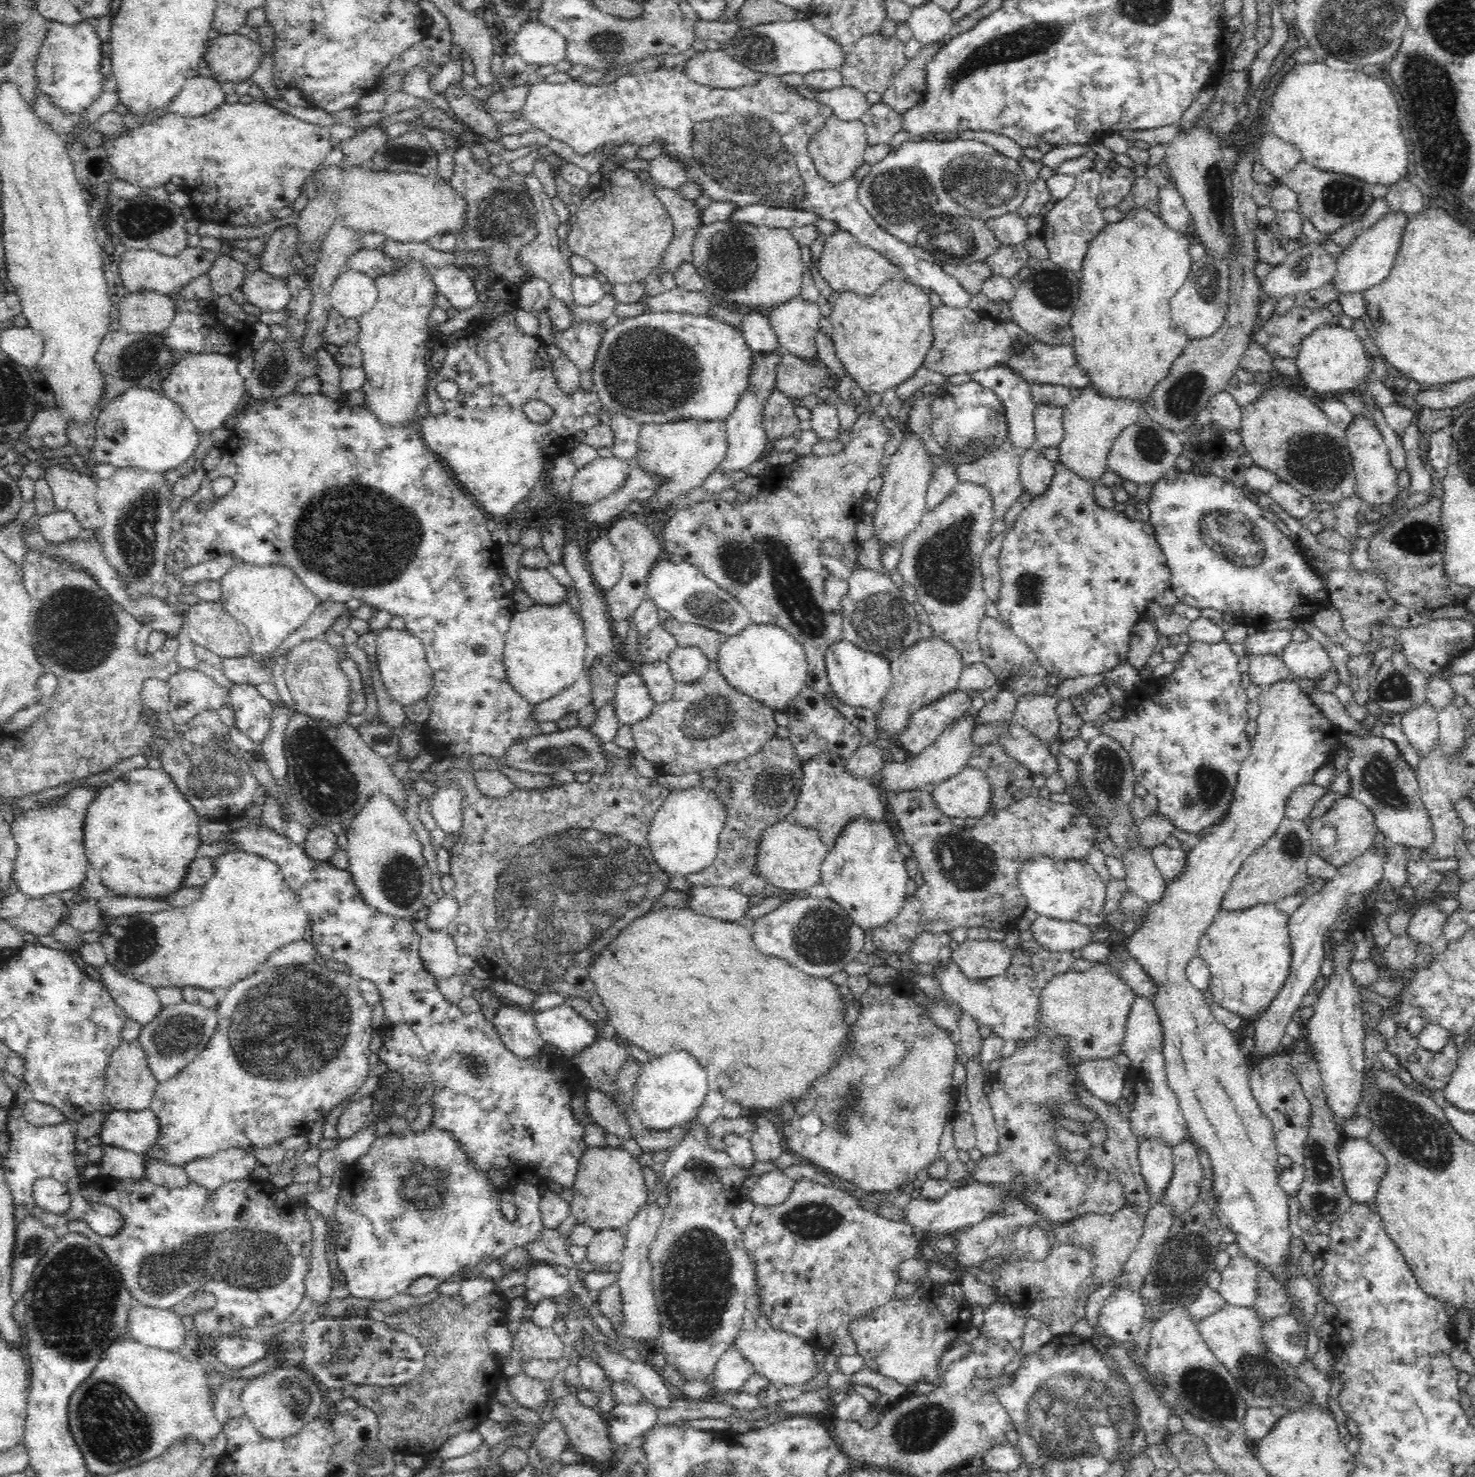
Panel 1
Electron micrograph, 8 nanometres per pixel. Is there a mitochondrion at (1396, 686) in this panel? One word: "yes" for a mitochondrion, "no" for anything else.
yes

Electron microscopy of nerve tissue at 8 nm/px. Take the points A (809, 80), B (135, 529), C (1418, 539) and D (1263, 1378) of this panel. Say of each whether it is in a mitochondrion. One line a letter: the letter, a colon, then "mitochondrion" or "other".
A: other
B: mitochondrion
C: mitochondrion
D: mitochondrion

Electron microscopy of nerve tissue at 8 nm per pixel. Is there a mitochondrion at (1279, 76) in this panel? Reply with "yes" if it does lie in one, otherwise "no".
no

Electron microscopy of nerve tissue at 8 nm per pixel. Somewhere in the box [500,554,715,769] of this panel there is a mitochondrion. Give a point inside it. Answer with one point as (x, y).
(547, 755)

